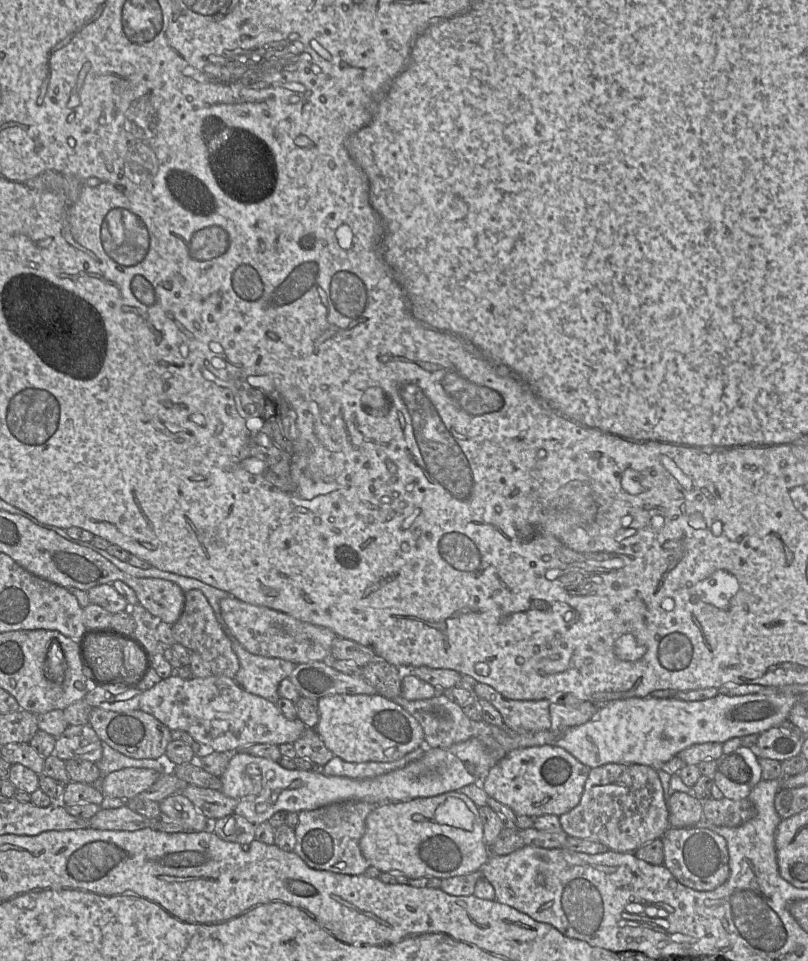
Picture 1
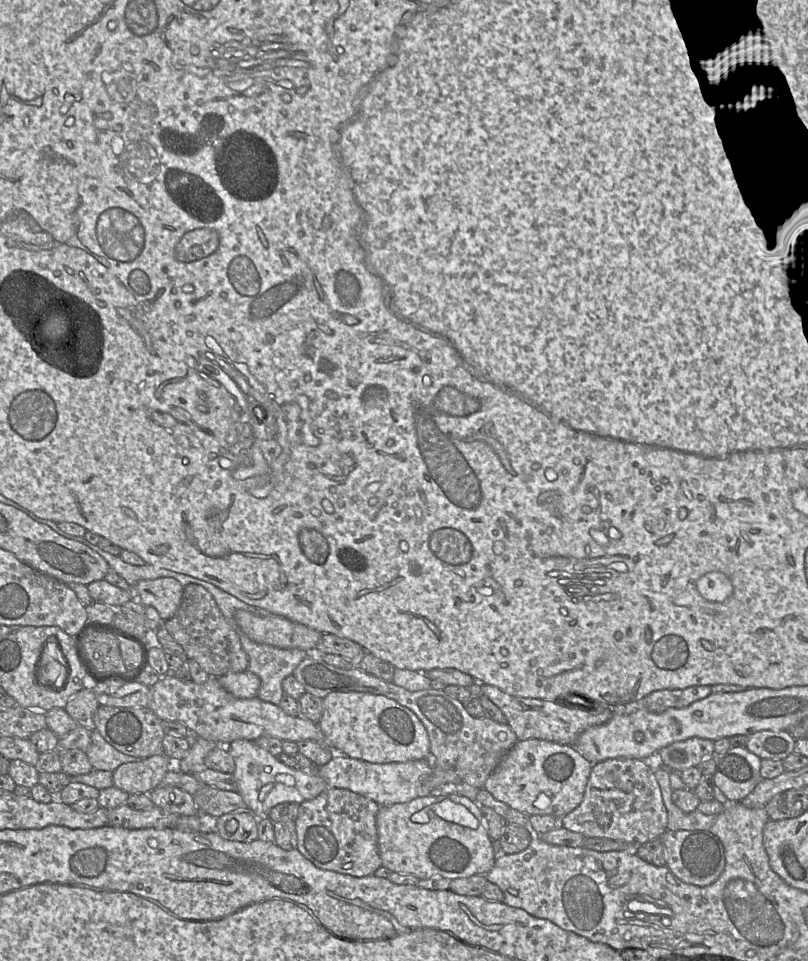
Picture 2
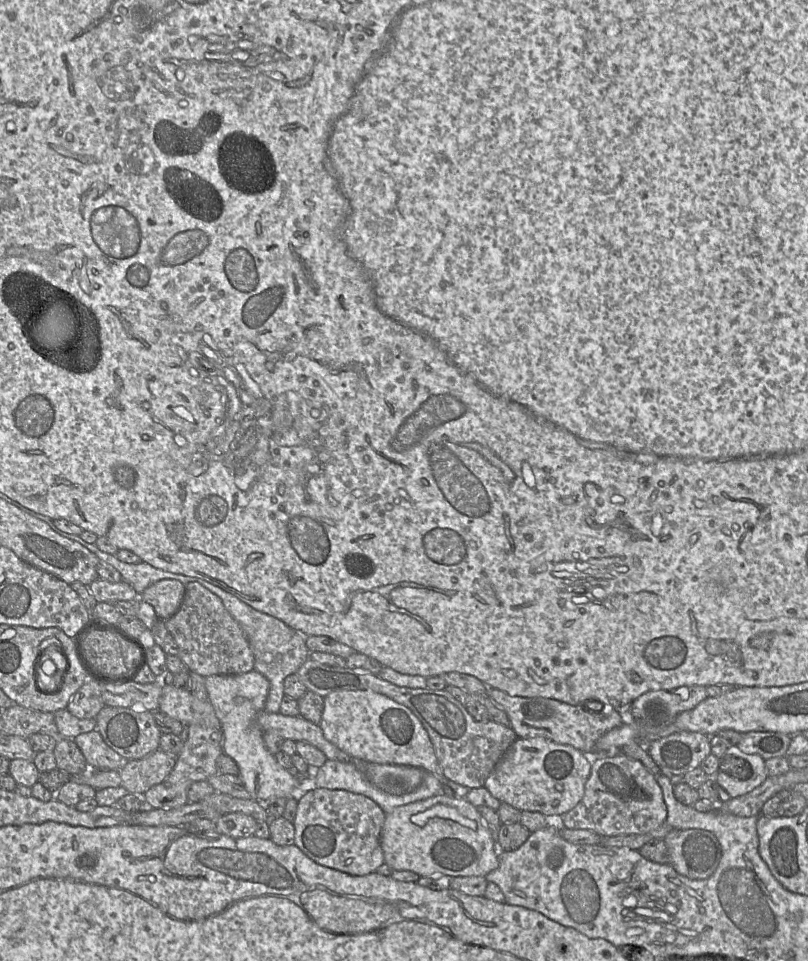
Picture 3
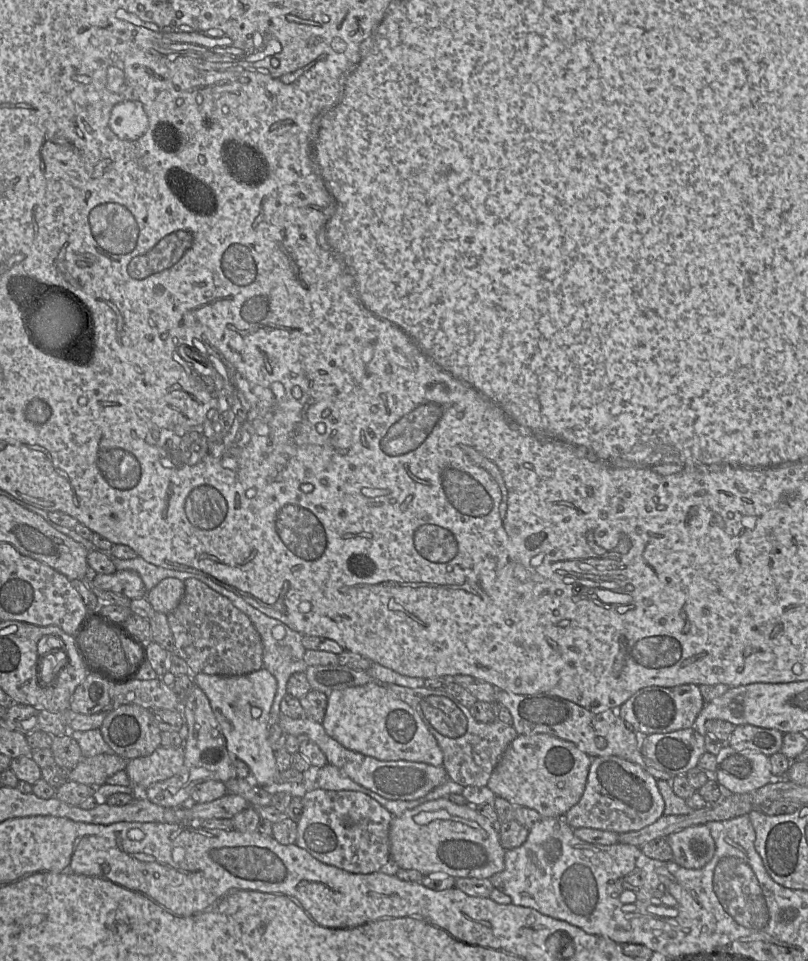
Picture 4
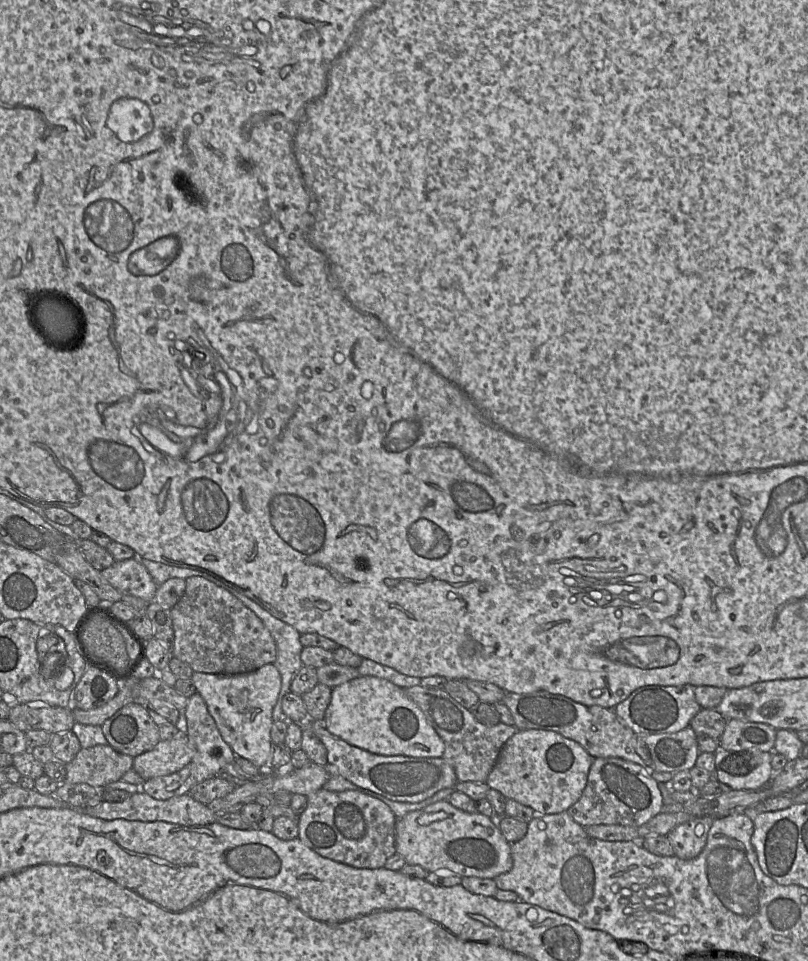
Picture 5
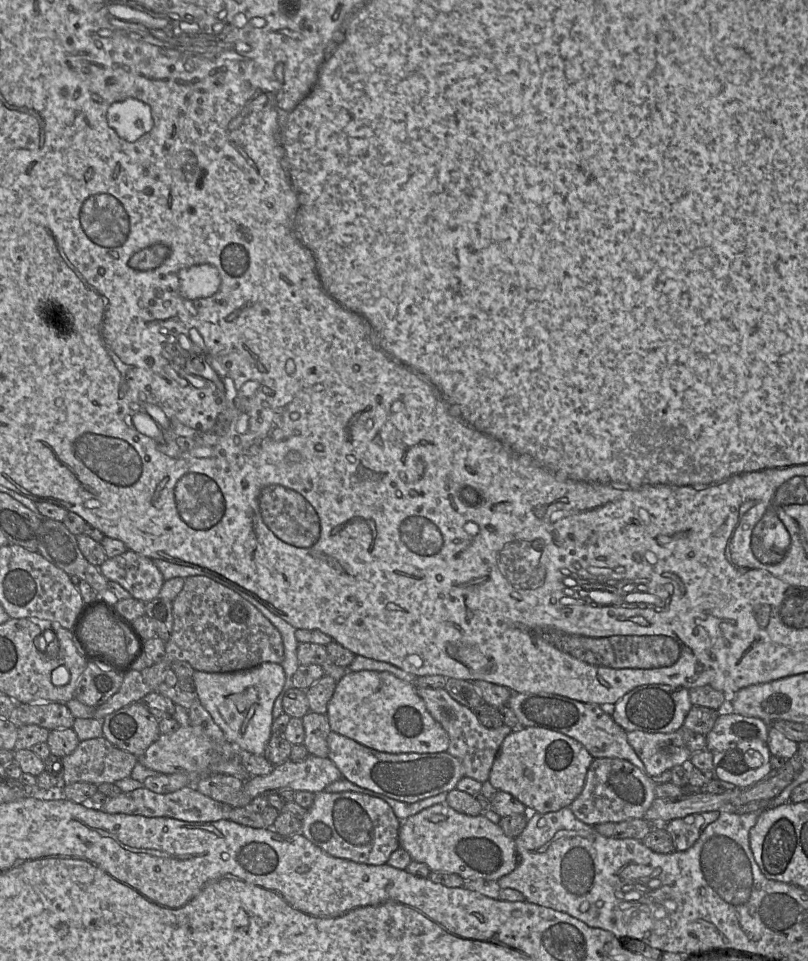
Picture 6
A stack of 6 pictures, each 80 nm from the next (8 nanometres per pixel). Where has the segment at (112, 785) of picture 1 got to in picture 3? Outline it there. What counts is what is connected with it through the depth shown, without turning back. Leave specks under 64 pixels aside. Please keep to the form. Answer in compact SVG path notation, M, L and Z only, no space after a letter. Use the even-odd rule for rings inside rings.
M161 749L141 758L129 760L121 769L121 786L133 794L145 794L151 787L163 782L175 767L177 756L168 754Z

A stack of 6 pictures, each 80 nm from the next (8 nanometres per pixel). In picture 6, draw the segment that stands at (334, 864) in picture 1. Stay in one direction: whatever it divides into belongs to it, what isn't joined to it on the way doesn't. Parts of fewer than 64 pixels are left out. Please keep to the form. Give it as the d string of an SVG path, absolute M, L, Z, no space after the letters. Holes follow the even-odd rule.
M355 792L315 794L300 833L331 856L369 865L385 864L400 847L401 821L384 801Z

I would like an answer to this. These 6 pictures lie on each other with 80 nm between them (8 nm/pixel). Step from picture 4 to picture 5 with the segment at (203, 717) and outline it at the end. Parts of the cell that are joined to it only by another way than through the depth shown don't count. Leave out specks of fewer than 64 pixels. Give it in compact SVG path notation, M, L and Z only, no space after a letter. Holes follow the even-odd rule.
M198 692L189 697L184 713L187 720L187 736L191 744L194 745L192 761L176 773L144 781L140 790L155 799L168 800L172 797L188 794L191 788L198 783L214 777L224 777L233 781L236 785L251 781L252 777L244 773L237 765L236 755L222 738L205 701Z

